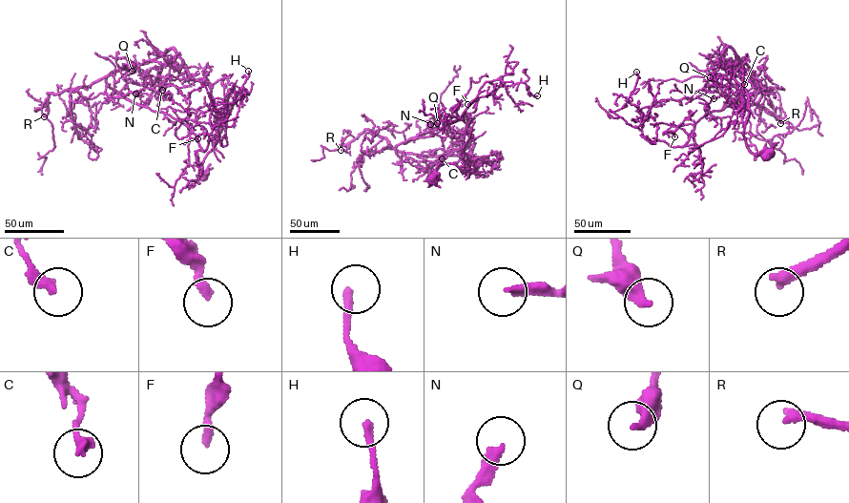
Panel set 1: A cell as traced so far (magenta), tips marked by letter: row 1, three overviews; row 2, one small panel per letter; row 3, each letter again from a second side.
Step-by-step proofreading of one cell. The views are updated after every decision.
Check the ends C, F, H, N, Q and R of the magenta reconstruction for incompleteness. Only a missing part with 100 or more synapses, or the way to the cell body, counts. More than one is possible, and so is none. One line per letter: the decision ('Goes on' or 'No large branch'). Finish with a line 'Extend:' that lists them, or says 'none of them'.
C: No large branch
F: No large branch
H: No large branch
N: Goes on
Q: No large branch
R: Goes on
Extend: N, R

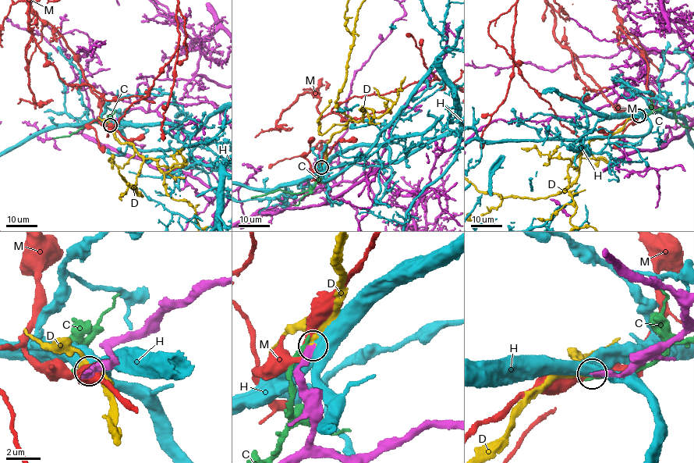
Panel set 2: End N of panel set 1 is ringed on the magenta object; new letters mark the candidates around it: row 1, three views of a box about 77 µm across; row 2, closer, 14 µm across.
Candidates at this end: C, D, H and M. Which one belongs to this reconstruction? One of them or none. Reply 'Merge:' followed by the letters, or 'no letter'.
Merge: D

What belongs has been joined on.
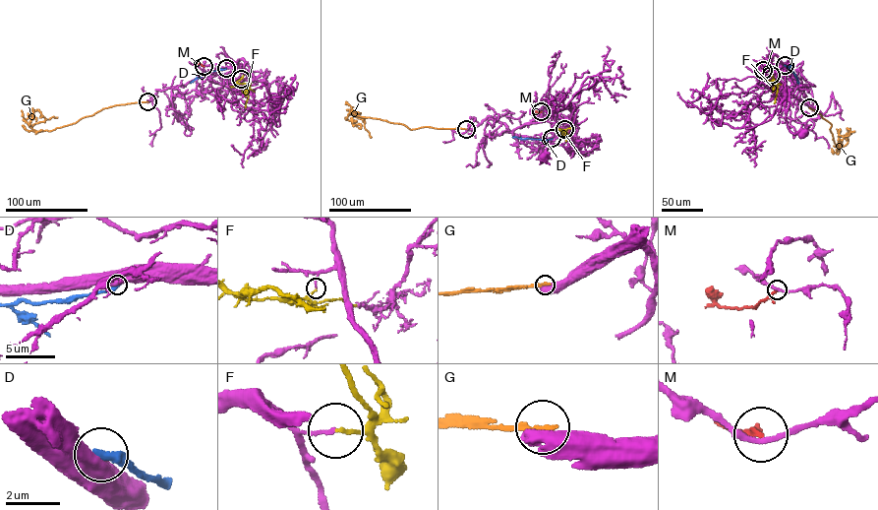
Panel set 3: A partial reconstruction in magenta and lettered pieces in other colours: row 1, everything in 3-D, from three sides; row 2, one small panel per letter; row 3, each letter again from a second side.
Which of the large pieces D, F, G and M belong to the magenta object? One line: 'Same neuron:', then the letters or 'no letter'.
Same neuron: no letter

